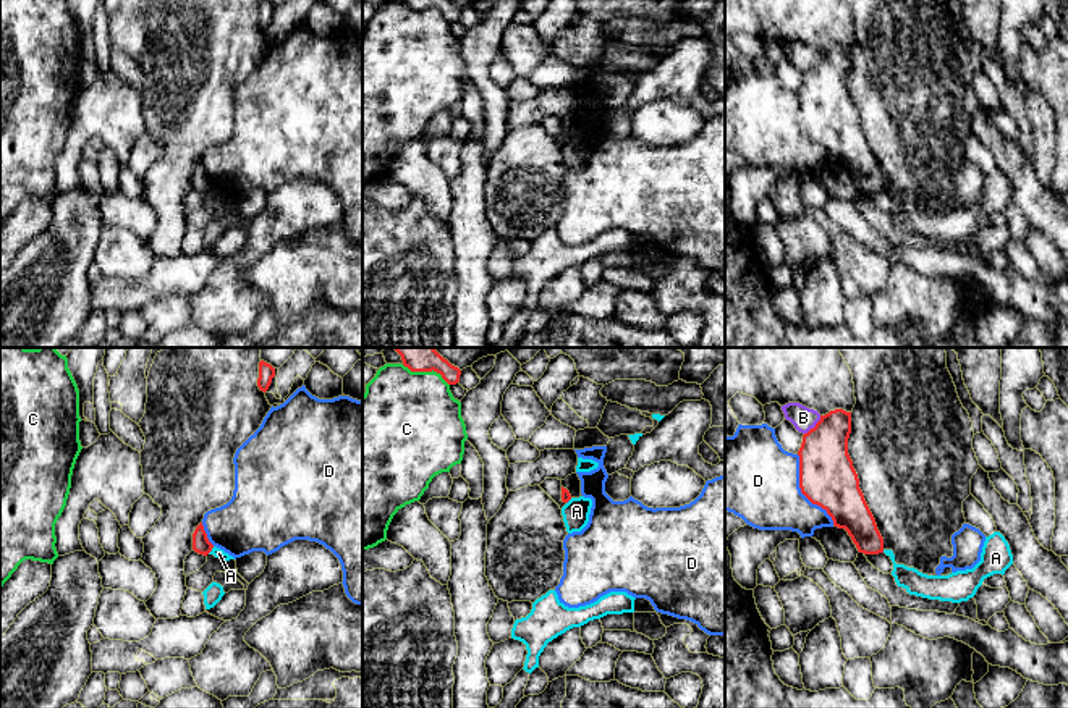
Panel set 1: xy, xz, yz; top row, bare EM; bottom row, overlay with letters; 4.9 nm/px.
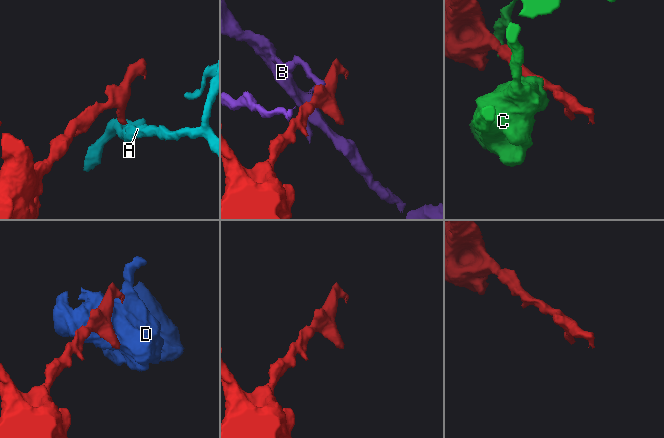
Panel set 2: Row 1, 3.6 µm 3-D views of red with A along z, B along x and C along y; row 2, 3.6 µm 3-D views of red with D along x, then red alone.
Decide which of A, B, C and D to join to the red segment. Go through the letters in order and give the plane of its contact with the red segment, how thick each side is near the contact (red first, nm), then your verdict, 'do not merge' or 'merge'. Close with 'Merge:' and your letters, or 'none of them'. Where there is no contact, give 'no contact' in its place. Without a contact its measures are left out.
A: xy | 90/50 nm | do not merge
B: yz | 280/120 nm | do not merge
C: xz | 90/460 nm | do not merge
D: yz | 280/400 nm | do not merge
Merge: none of them

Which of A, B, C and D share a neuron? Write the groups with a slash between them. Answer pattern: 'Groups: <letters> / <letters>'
Groups: A / B / C / D

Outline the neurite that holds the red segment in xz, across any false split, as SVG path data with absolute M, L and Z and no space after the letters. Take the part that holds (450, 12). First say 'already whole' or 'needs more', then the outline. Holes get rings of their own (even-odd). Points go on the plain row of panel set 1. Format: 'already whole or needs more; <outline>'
already whole; M403 0L411 10L437 10L448 23L460 19L461 8L450 0Z

